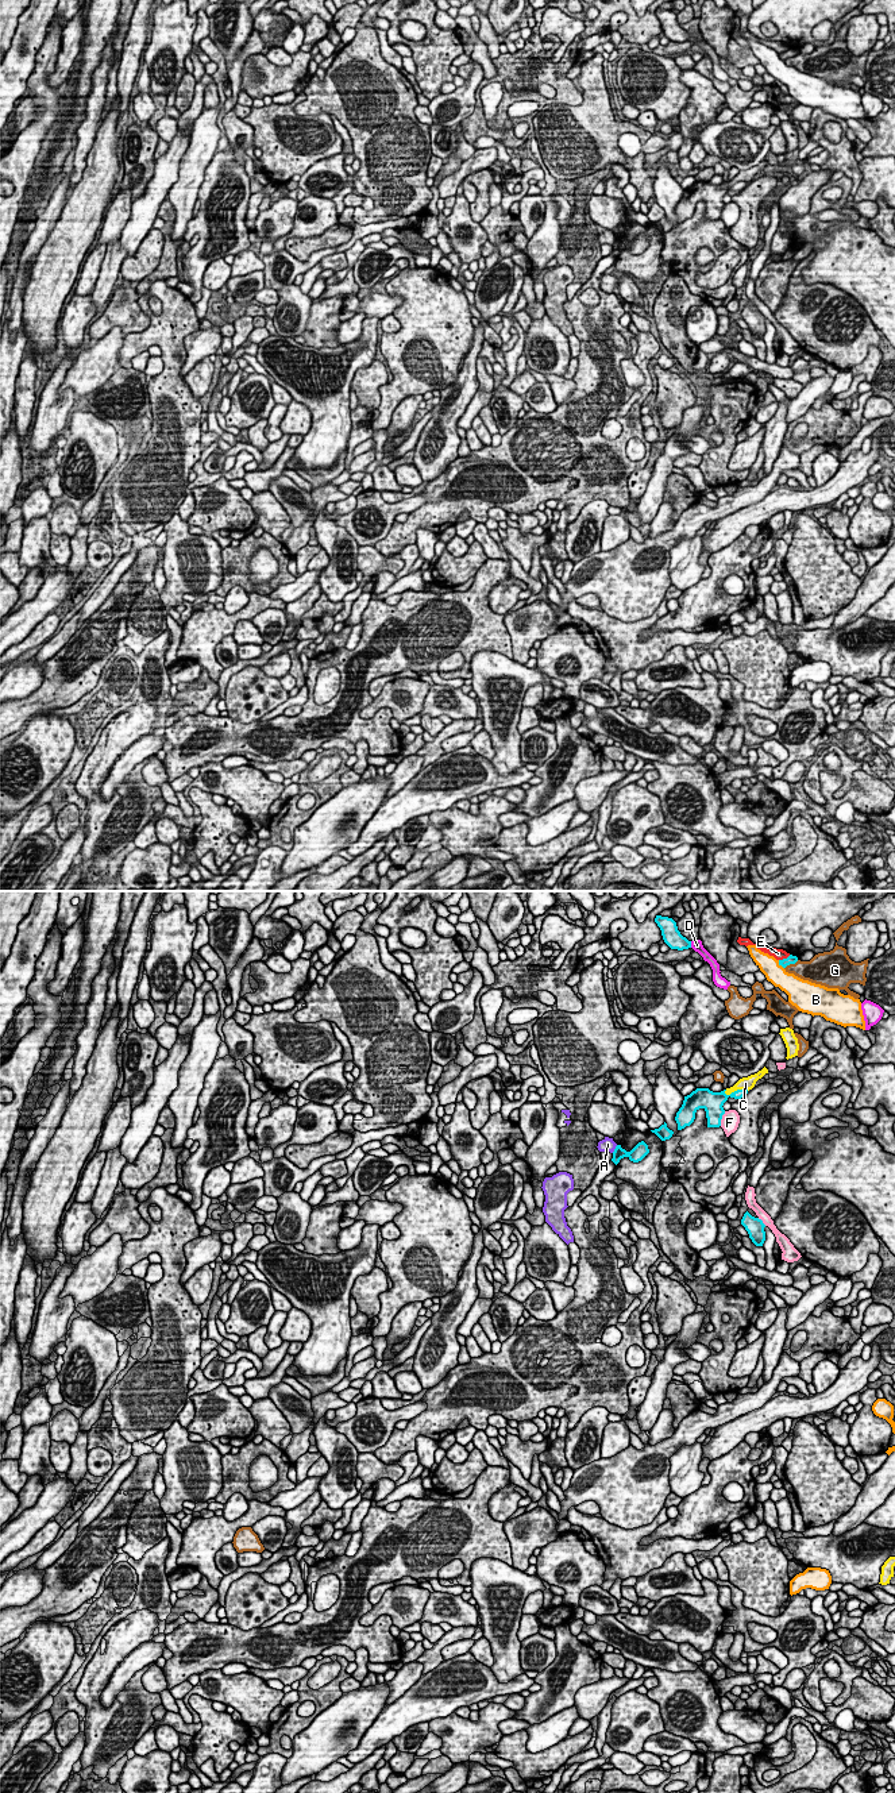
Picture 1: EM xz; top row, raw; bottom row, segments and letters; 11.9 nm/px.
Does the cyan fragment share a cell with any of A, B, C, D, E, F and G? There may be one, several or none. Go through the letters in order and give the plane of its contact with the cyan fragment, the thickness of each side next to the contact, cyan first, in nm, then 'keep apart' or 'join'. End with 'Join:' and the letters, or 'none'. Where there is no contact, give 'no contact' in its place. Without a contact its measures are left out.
A: contact in xz; calibres 160 and 160 nm; keep apart
B: contact in xz; calibres 100 and 240 nm; keep apart
C: contact in xz; calibres 160 and 160 nm; keep apart
D: contact in xz; calibres 220 and 130 nm; keep apart
E: contact in xz; calibres 100 and 130 nm; keep apart
F: contact in xz; calibres 240 and 220 nm; keep apart
G: contact in xz; calibres 100 and 240 nm; keep apart
Join: none

